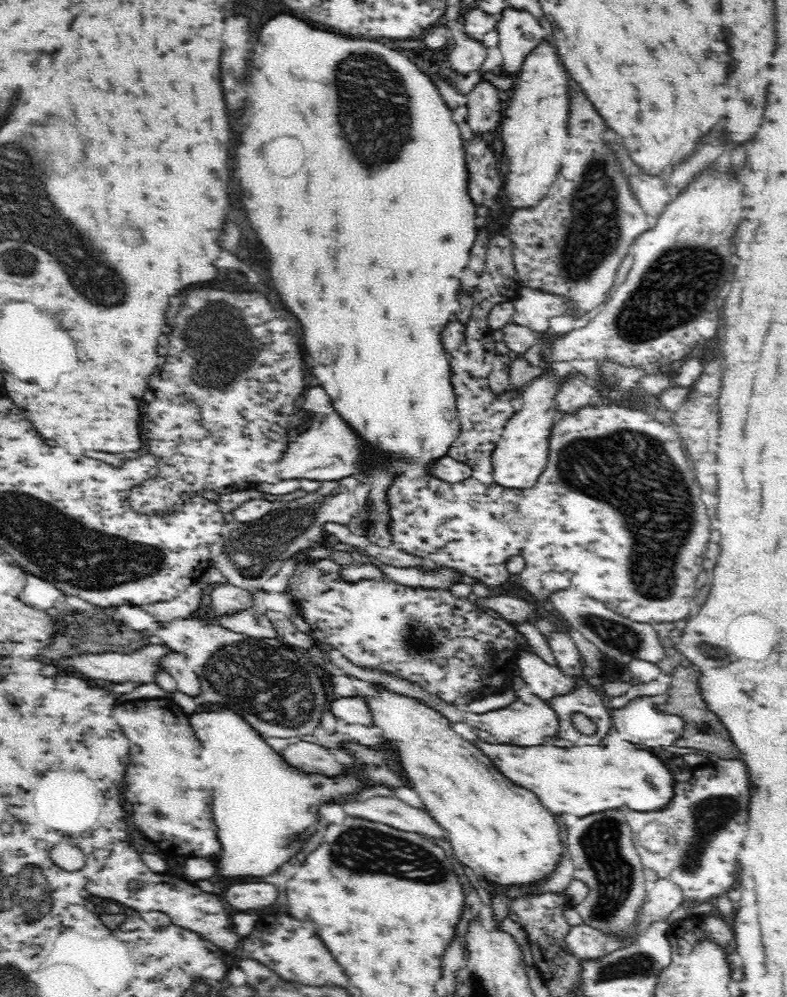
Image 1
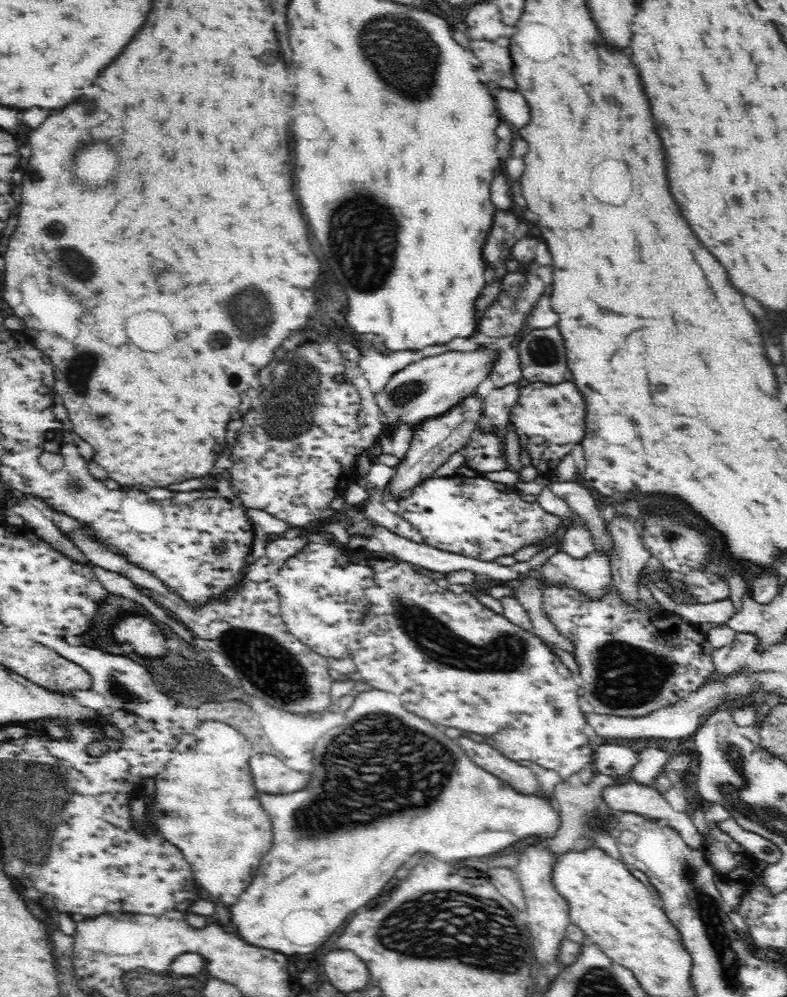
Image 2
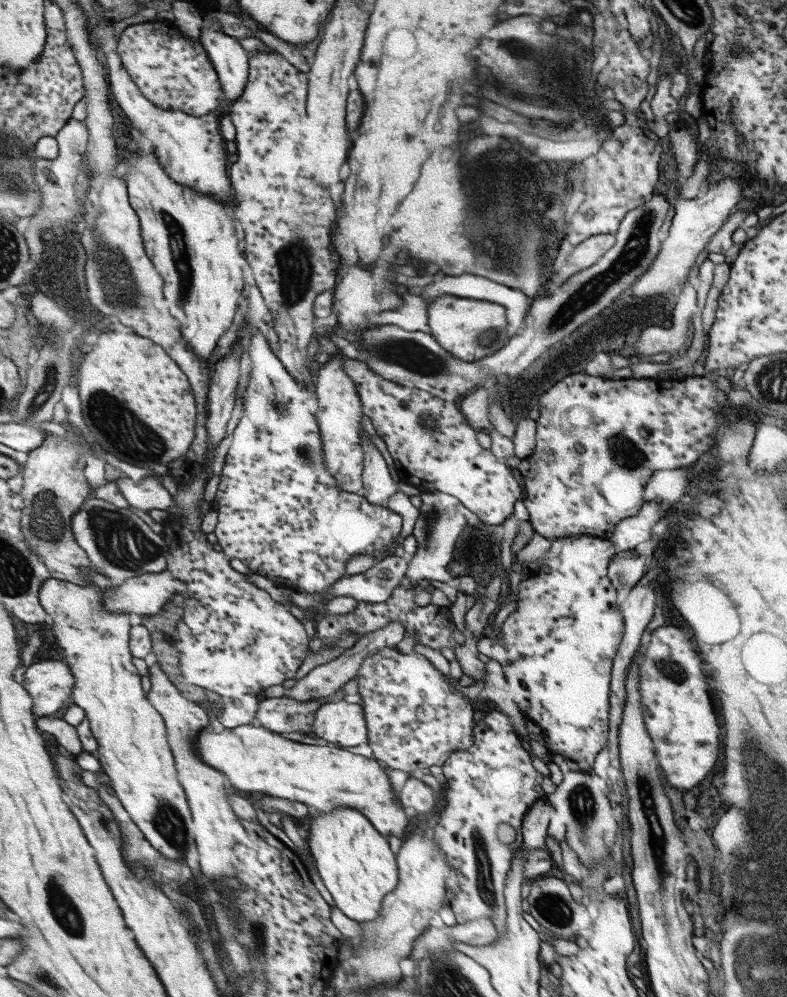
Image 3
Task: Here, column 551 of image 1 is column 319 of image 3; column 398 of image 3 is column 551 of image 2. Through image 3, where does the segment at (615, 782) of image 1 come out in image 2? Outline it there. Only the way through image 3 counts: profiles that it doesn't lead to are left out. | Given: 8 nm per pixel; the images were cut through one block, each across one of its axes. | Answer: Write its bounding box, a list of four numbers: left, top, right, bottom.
[229,690,560,956]

